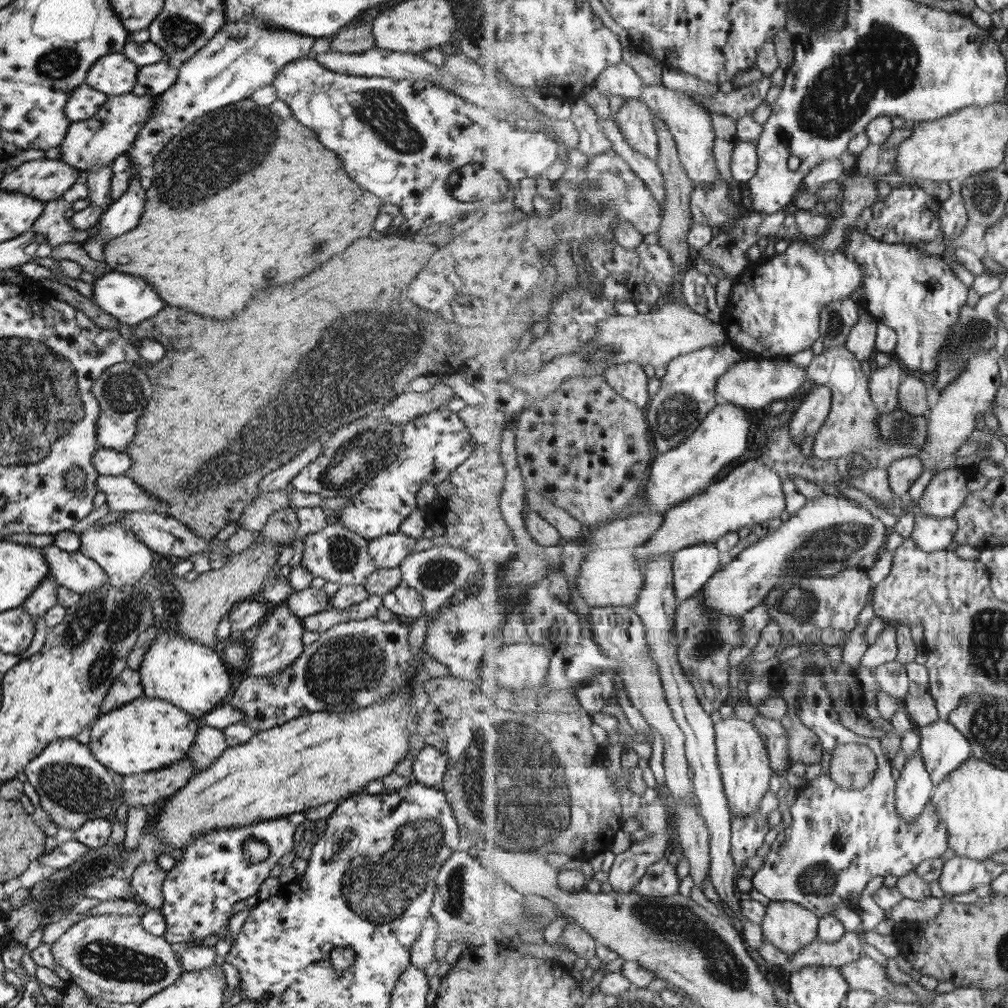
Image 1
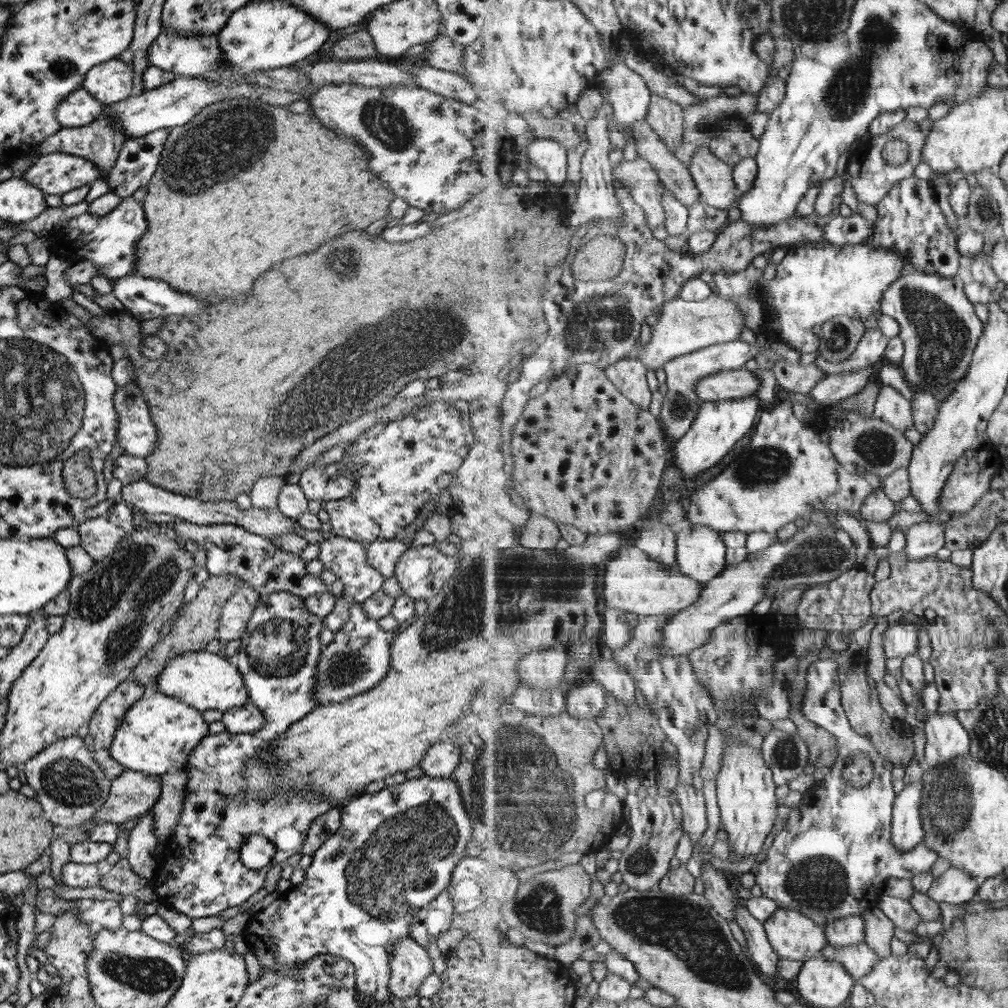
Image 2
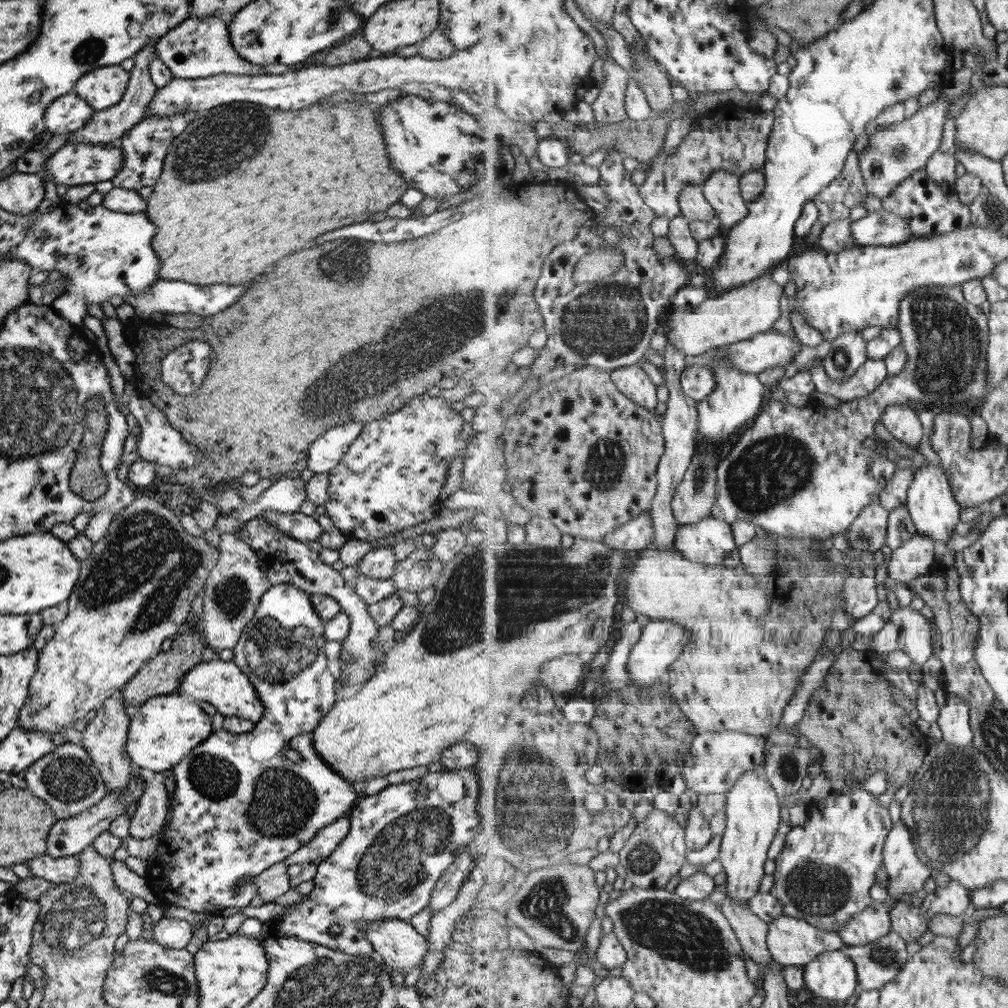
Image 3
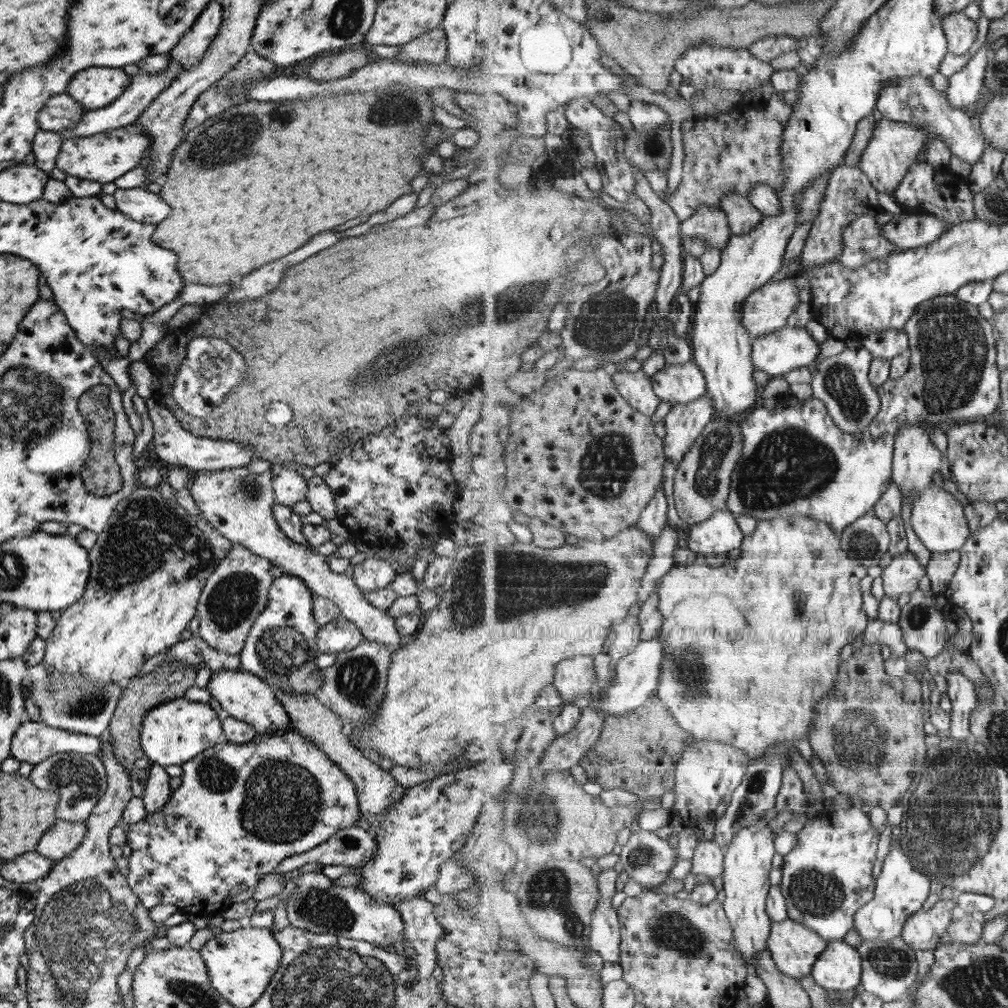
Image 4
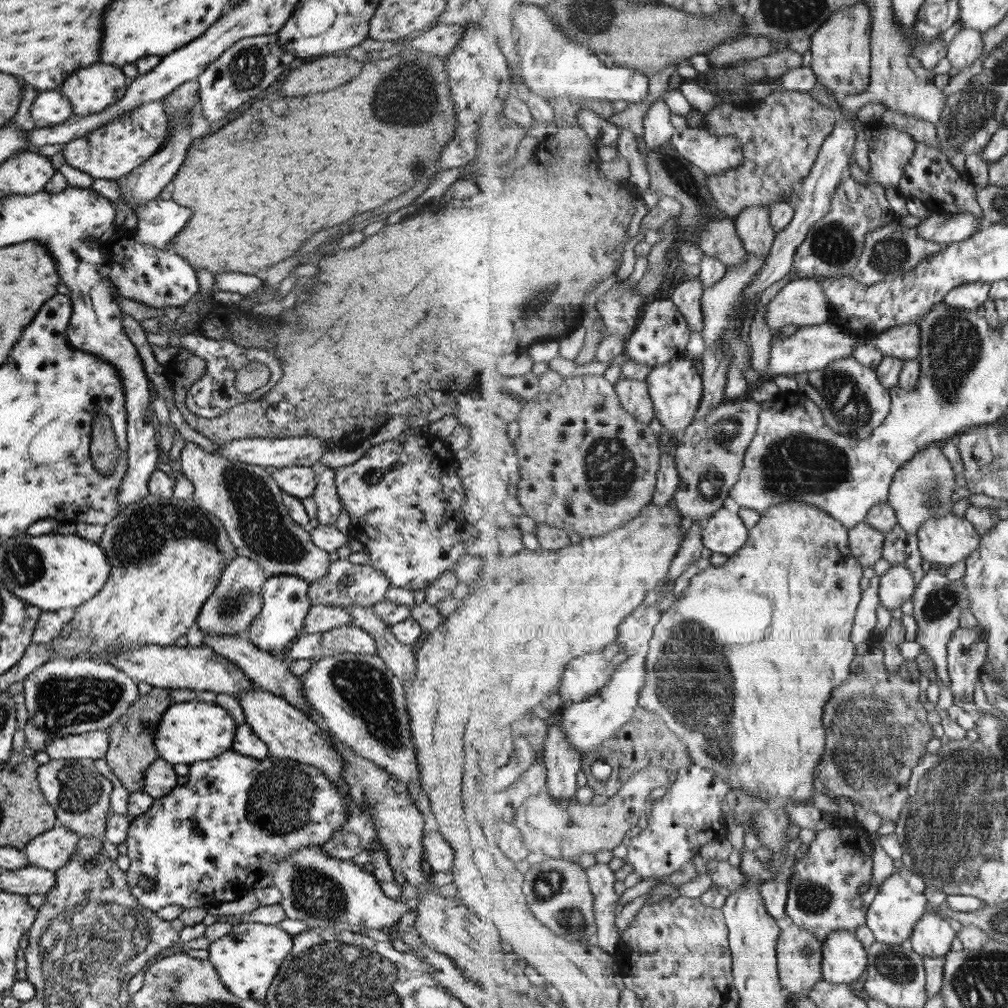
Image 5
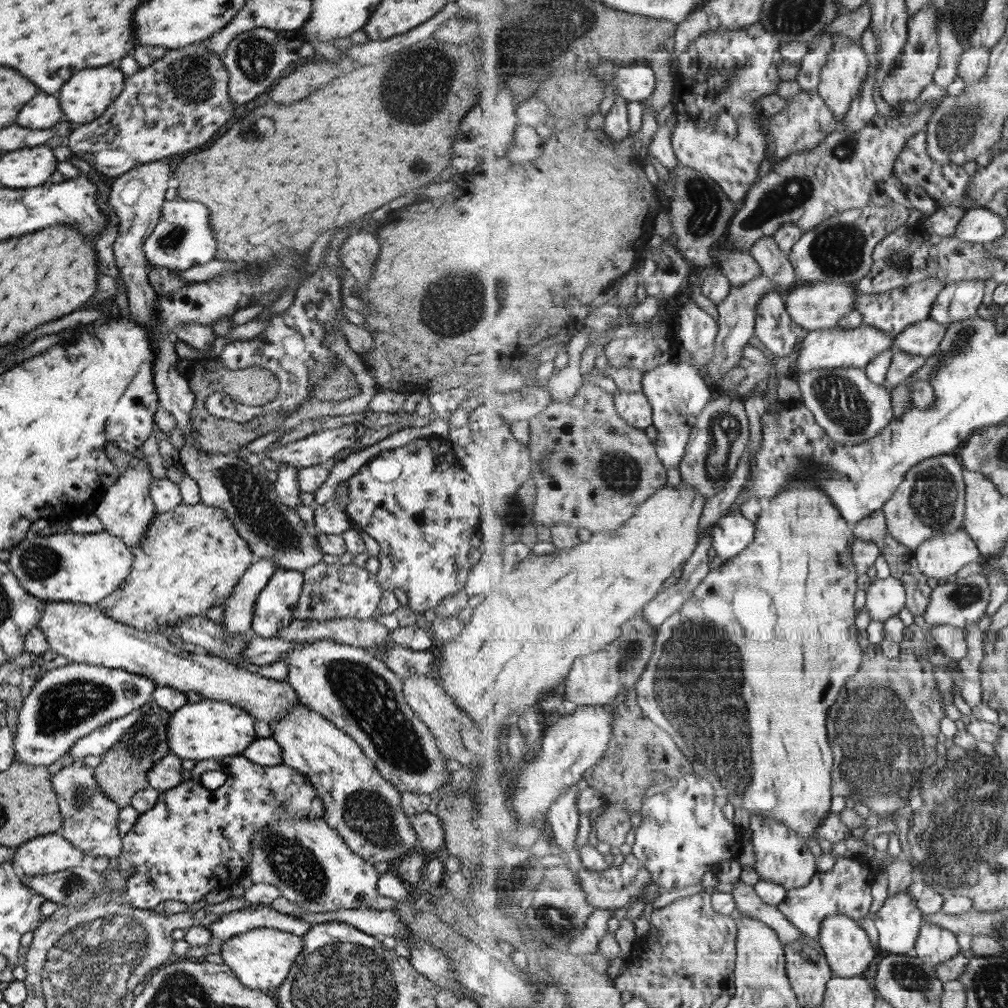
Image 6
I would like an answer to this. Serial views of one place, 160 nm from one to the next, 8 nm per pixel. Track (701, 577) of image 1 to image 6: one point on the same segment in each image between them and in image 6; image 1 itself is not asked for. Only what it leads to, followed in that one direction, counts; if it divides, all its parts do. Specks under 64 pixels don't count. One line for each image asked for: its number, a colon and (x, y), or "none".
2: (701, 551)
3: (708, 542)
4: (720, 534)
5: (726, 533)
6: (734, 533)

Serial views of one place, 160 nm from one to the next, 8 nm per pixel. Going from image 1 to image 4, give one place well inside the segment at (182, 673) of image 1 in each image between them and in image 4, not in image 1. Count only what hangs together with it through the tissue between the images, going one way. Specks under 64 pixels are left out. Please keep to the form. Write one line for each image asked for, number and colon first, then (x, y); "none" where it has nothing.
2: (203, 680)
3: (220, 683)
4: (245, 697)

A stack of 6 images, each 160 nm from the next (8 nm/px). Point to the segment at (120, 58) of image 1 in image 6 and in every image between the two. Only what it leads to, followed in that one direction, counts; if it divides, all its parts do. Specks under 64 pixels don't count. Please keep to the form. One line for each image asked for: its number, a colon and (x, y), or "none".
2: (111, 81)
3: (103, 87)
4: (94, 87)
5: (90, 89)
6: (85, 95)

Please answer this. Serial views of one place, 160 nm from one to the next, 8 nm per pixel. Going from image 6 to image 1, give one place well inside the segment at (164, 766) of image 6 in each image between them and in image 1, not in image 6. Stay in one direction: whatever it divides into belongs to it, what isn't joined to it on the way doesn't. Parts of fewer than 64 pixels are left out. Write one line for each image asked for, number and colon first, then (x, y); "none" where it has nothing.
1: (146, 879)
2: (141, 841)
3: (151, 807)
4: (155, 793)
5: (158, 778)

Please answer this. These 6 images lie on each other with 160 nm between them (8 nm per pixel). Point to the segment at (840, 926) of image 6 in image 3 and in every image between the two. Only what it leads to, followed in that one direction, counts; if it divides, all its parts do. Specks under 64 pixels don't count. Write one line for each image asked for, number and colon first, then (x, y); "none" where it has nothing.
3: (833, 976)
4: (839, 968)
5: (845, 958)

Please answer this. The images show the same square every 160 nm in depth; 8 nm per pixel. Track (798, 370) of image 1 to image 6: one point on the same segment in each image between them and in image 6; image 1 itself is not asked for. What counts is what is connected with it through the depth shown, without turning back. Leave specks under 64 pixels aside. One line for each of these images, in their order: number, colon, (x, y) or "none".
2: (718, 388)
3: (698, 381)
4: (676, 383)
5: (677, 387)
6: (678, 394)

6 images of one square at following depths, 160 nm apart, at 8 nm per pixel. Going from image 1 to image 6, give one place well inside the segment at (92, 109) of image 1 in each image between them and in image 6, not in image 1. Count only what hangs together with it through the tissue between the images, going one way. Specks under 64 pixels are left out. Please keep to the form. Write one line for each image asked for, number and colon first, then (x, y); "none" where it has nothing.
2: (78, 108)
3: (67, 113)
4: (60, 112)
5: (48, 108)
6: (41, 112)

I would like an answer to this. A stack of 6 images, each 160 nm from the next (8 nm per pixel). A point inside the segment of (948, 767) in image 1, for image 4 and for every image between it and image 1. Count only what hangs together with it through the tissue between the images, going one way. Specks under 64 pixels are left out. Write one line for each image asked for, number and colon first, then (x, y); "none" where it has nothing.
2: (947, 738)
3: (954, 721)
4: (962, 690)

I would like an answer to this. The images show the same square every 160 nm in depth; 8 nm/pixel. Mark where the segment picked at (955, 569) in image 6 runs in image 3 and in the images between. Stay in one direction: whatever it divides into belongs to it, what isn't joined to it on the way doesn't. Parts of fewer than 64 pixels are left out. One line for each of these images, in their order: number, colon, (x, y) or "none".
3: (931, 501)
4: (939, 520)
5: (945, 541)

